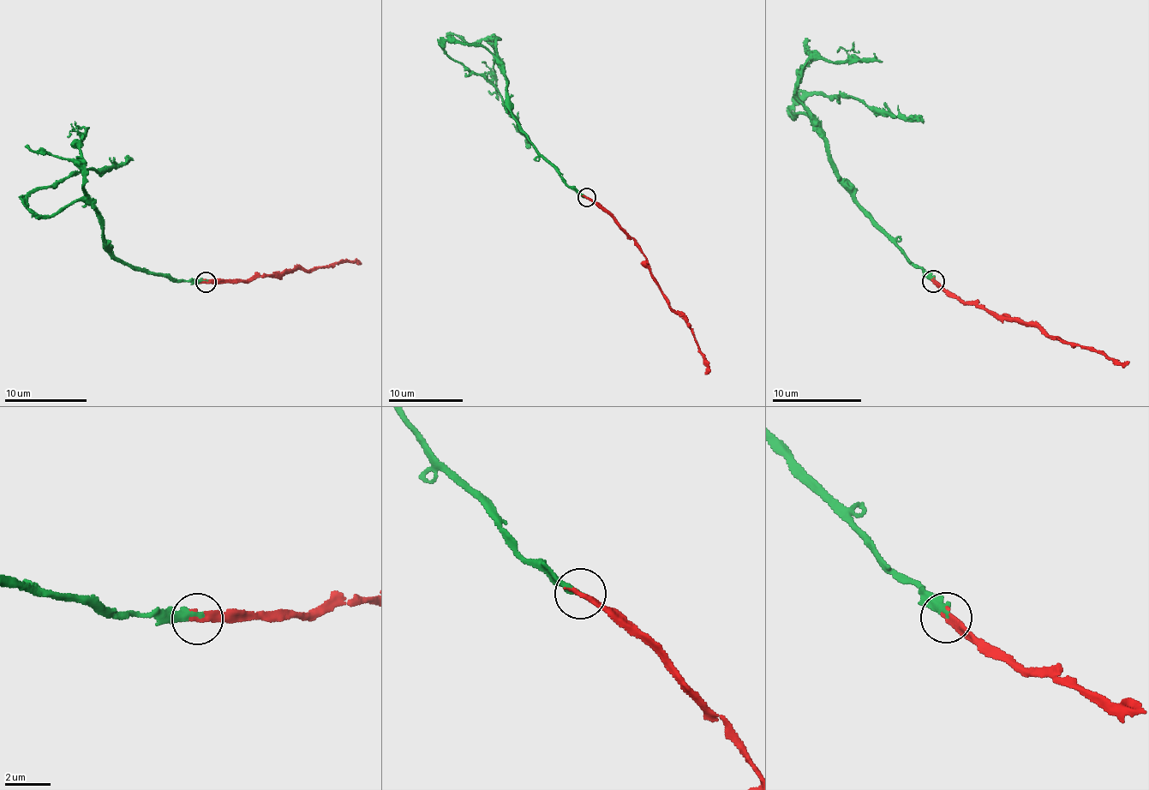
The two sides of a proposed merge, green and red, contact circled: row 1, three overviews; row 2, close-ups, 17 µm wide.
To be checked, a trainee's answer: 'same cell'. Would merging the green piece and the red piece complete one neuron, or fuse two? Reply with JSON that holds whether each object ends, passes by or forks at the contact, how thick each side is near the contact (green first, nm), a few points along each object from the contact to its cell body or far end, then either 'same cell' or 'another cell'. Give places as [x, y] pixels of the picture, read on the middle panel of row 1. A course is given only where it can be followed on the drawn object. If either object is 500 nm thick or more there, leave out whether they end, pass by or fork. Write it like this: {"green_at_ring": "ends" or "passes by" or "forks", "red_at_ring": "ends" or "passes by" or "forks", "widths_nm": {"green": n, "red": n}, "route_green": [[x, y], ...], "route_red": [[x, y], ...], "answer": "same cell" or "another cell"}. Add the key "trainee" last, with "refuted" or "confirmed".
{"green_at_ring": "ends", "red_at_ring": "ends", "widths_nm": {"green": 260, "red": 280}, "route_green": [[587, 197], [558, 175], [512, 114], [507, 79], [492, 56], [448, 39], [448, 55], [495, 88], [529, 147]], "route_red": [[587, 197], [598, 202], [633, 239], [645, 258], [645, 266], [667, 304], [695, 337], [709, 374]], "answer": "same cell", "trainee": "confirmed"}

